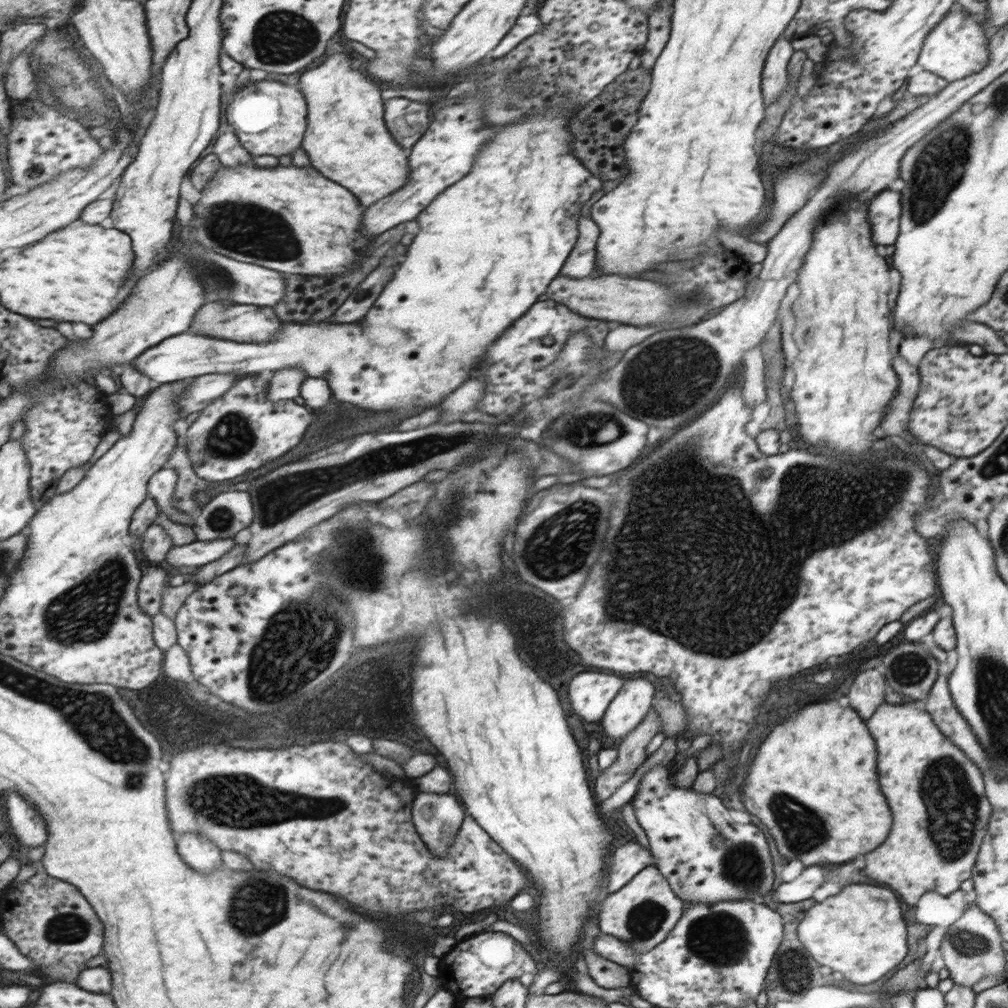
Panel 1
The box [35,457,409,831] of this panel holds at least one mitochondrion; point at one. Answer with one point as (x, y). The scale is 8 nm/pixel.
(286, 659)

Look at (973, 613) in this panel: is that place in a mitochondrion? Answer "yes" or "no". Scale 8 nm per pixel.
no

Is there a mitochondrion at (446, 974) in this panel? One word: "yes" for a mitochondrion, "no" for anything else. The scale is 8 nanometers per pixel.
no

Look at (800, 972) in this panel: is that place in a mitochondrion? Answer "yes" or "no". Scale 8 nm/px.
yes

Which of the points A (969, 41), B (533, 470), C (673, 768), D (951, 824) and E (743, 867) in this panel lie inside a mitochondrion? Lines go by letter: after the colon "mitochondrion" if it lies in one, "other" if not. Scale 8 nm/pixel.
A: other
B: other
C: other
D: mitochondrion
E: mitochondrion

